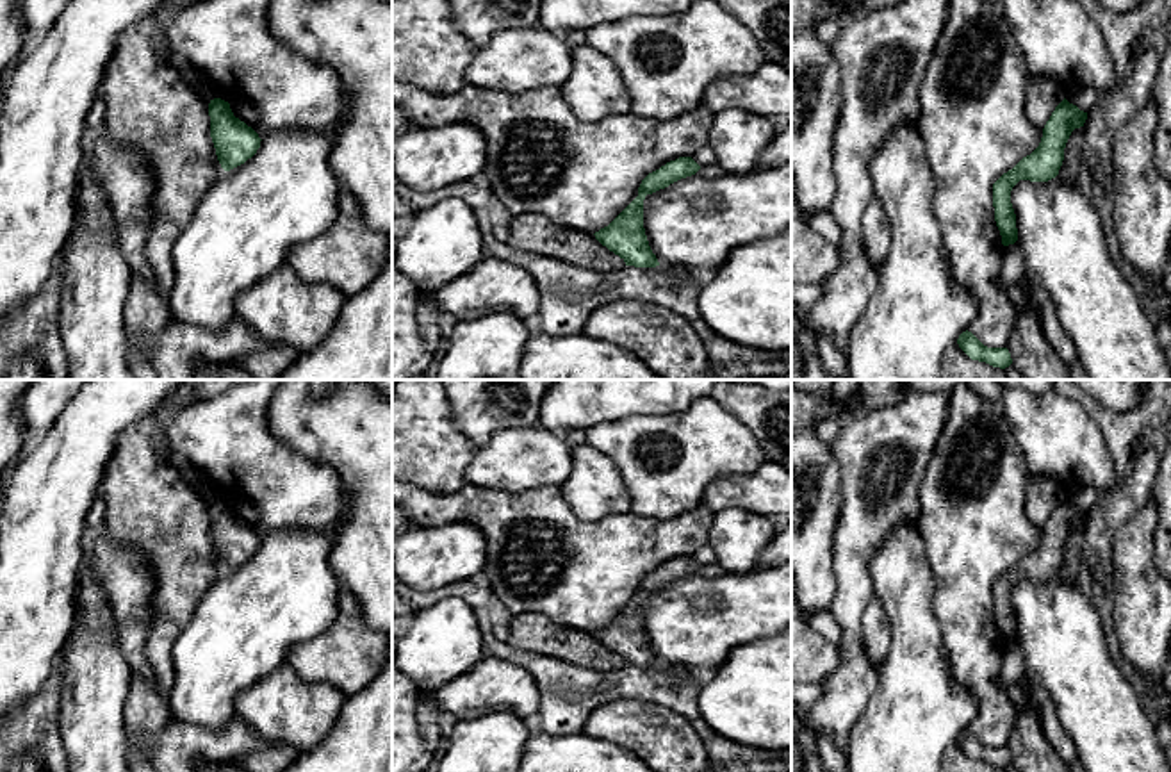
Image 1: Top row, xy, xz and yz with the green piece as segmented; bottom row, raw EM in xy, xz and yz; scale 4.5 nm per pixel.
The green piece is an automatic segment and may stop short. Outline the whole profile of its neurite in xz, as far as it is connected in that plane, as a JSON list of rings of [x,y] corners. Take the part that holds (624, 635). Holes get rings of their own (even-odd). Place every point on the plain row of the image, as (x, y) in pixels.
[[[679,556],[649,572],[638,587],[638,595],[608,626],[595,631],[595,638],[618,654],[626,665],[659,665],[643,628],[643,599],[699,569],[700,565],[692,556]]]

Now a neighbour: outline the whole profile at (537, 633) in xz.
[[[519,613],[508,624],[512,647],[553,656],[590,670],[611,672],[626,665],[624,658],[602,645],[594,633],[567,628],[544,613]]]

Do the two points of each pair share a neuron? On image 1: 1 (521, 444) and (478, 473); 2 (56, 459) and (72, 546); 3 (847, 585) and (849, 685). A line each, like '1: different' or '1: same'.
1: same
2: same
3: same

